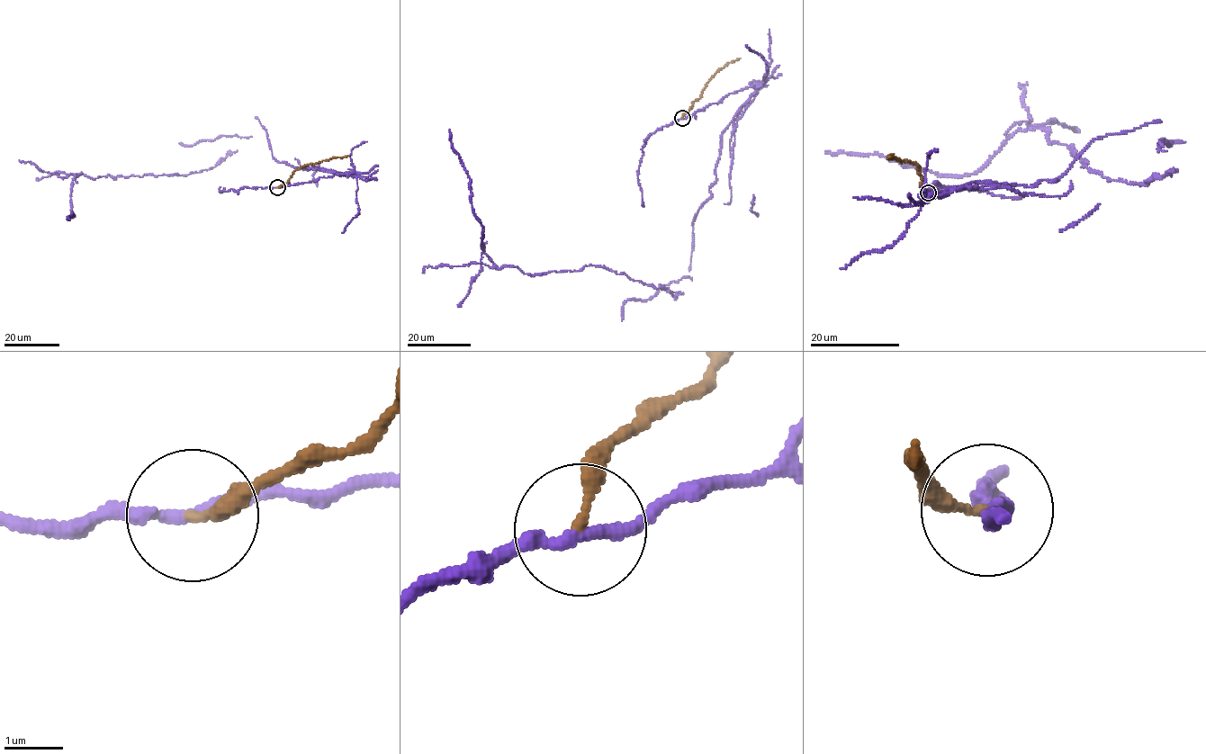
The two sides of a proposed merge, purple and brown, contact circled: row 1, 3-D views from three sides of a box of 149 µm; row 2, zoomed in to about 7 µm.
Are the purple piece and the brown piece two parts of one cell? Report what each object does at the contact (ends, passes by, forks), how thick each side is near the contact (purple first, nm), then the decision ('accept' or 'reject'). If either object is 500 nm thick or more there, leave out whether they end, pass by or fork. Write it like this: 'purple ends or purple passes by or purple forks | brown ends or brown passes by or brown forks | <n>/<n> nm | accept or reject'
purple passes by | brown ends | 220/180 nm | reject

